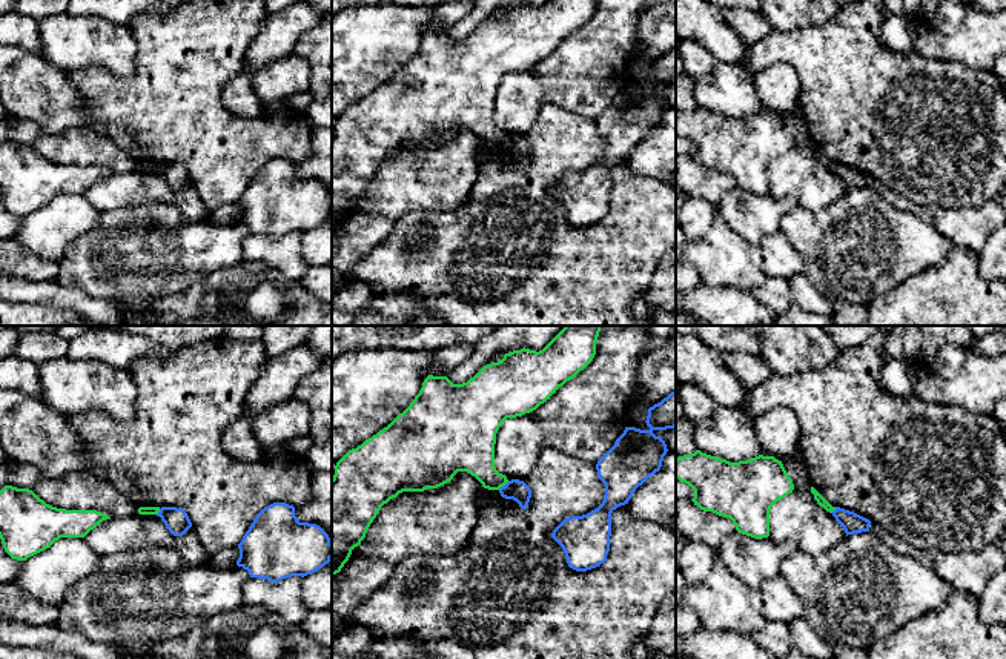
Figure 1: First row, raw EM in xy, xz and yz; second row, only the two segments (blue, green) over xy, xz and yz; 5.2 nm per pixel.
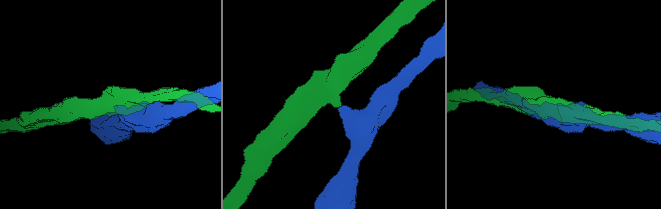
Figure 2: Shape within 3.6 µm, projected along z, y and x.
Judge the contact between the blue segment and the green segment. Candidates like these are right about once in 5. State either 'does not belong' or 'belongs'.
does not belong

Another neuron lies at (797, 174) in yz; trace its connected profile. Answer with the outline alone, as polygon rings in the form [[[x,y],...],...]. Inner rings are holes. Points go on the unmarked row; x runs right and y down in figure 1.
[[[762,106],[763,112],[779,115],[794,146],[777,157],[769,166],[769,195],[773,198],[794,198],[799,206],[819,214],[840,200],[846,189],[832,169],[817,160],[811,149],[811,137],[800,115],[796,112],[777,112]]]

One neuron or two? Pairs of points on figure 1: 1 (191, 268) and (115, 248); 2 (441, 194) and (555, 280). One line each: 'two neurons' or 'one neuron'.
1: one neuron
2: two neurons

